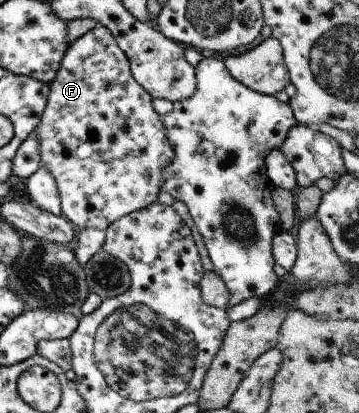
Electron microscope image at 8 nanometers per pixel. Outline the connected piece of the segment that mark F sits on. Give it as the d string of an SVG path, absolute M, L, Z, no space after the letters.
M95 25L90 31L83 33L66 48L61 64L56 70L54 79L48 83L49 92L38 125L33 129L32 137L38 141L39 163L45 166L46 171L53 177L58 195L62 216L66 218L76 229L102 230L104 231L113 221L120 219L127 213L145 208L156 202L156 197L163 185L163 170L170 163L173 151L165 136L165 129L159 116L152 107L152 98L148 95L131 76L129 63L112 34L100 25Z

